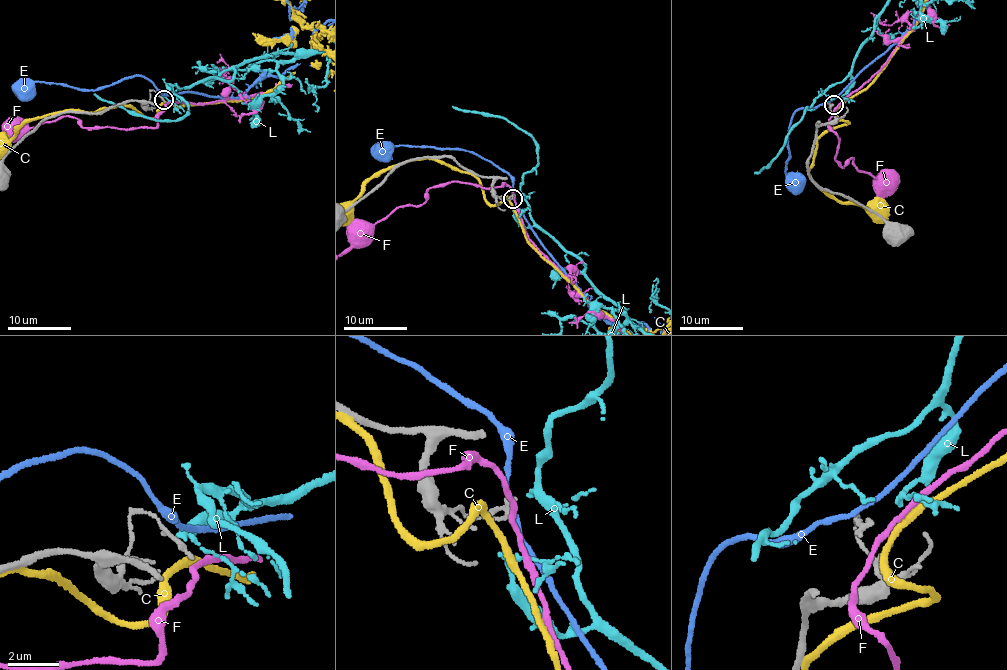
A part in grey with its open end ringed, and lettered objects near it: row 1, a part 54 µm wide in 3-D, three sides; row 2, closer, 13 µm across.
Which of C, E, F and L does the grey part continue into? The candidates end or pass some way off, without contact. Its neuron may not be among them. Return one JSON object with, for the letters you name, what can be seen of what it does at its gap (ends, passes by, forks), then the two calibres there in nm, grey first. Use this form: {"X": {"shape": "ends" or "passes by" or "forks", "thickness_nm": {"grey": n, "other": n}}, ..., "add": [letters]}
{"add": []}

